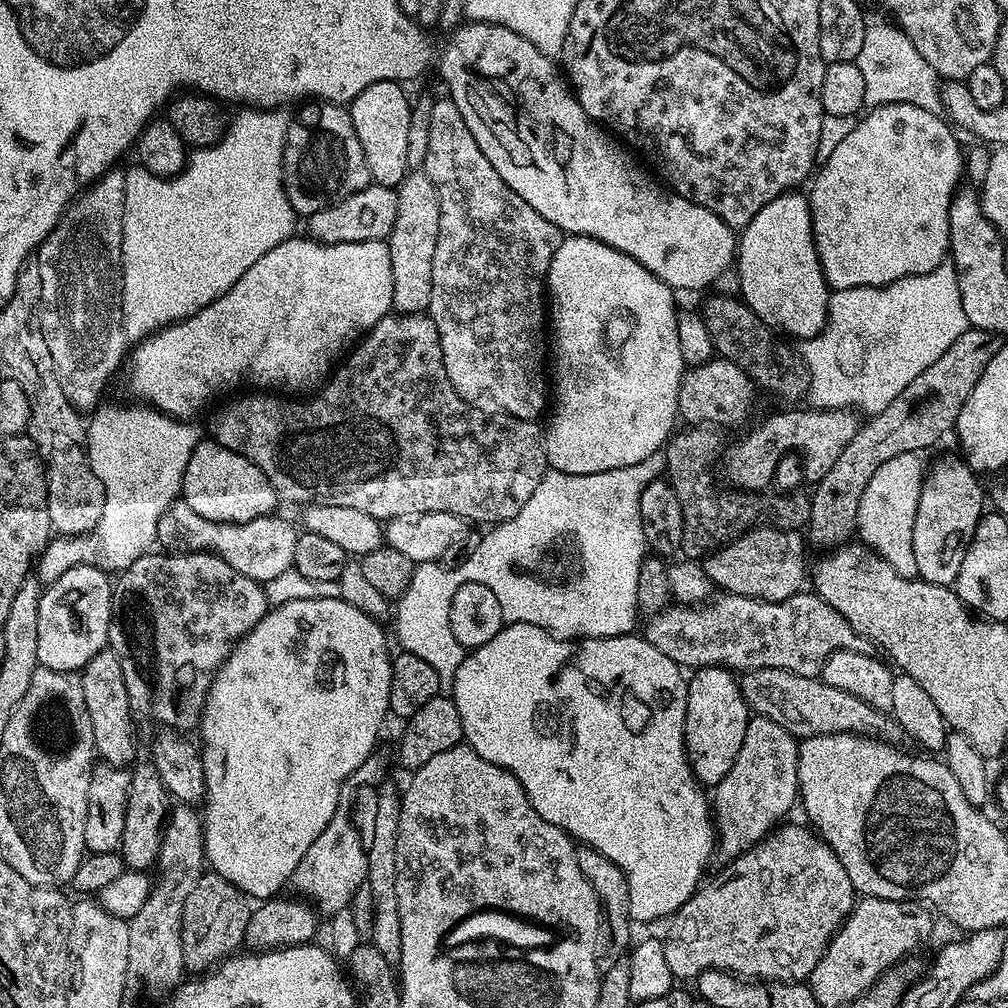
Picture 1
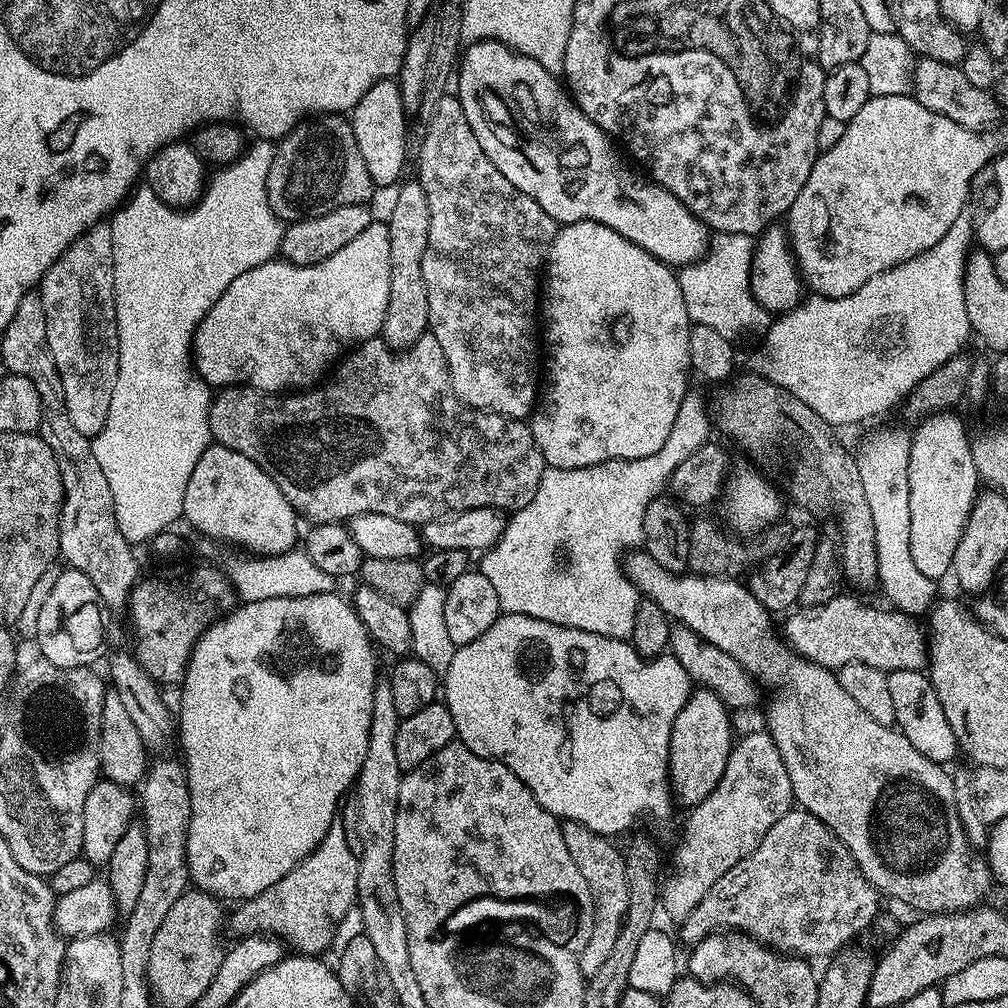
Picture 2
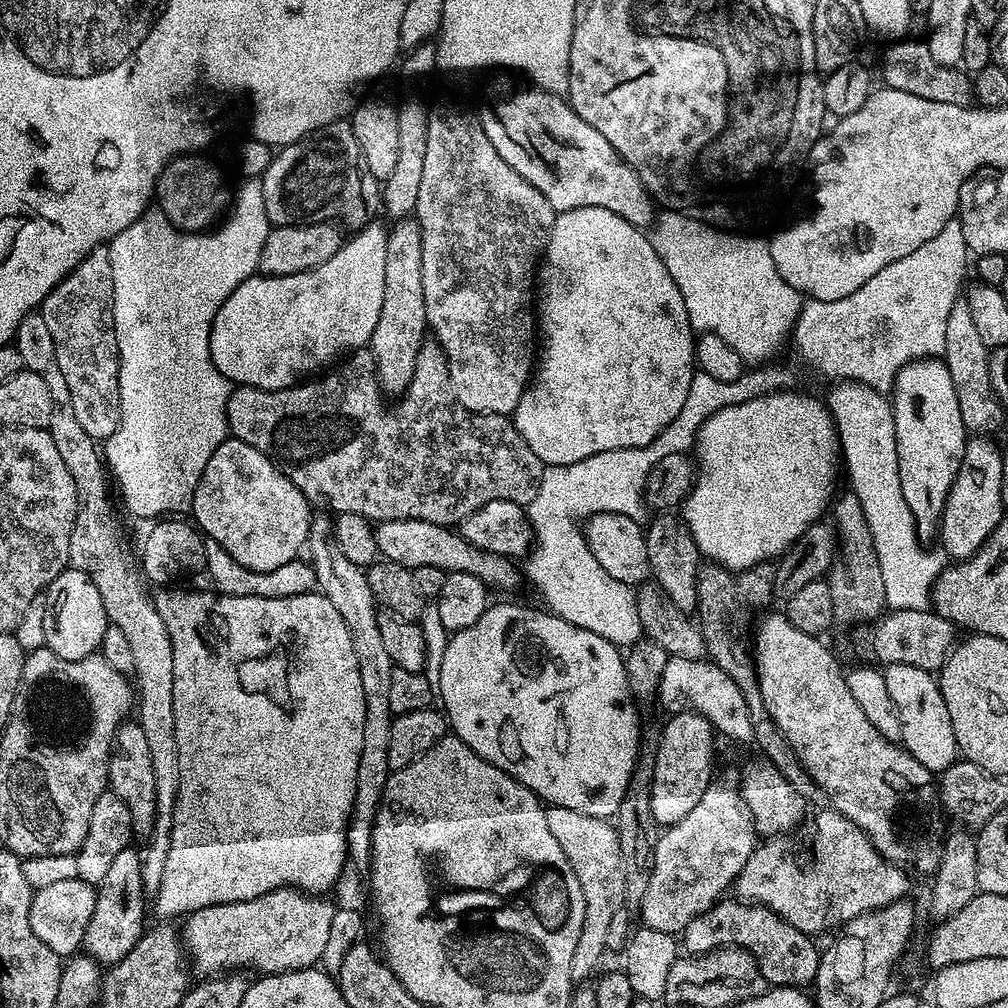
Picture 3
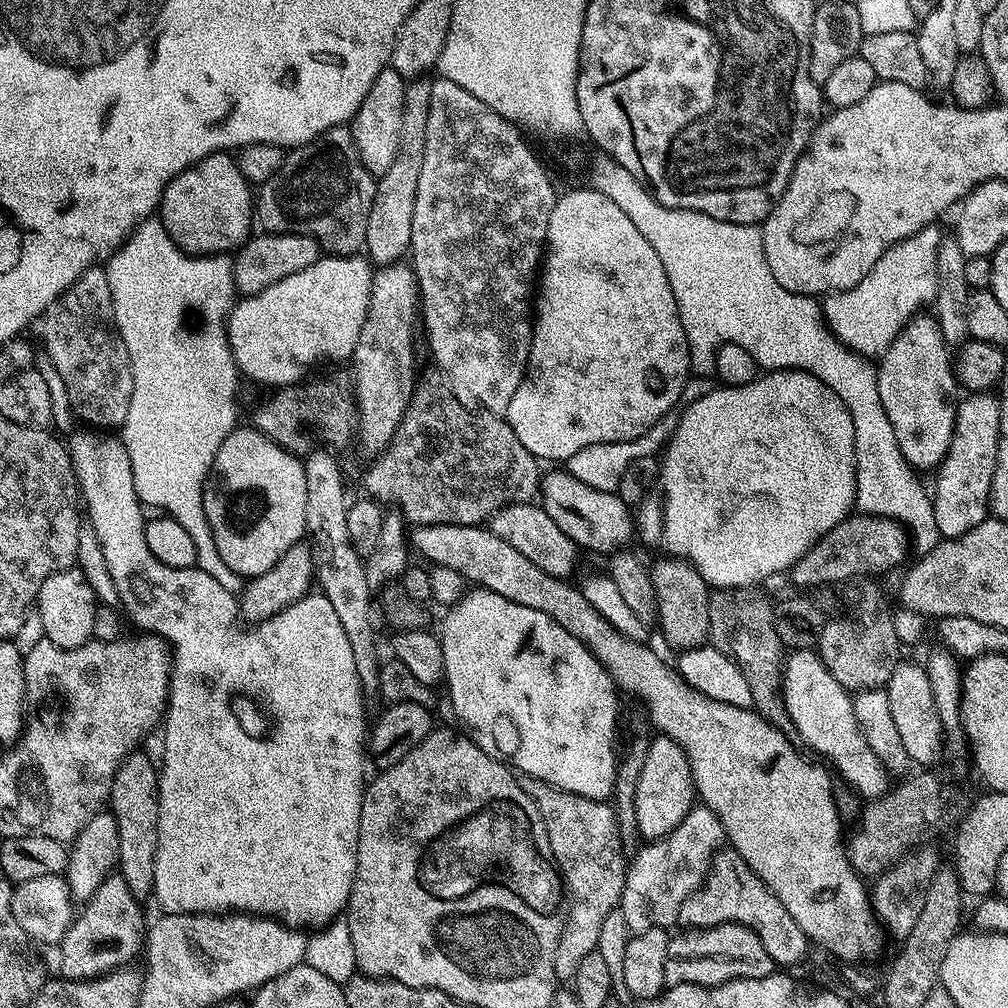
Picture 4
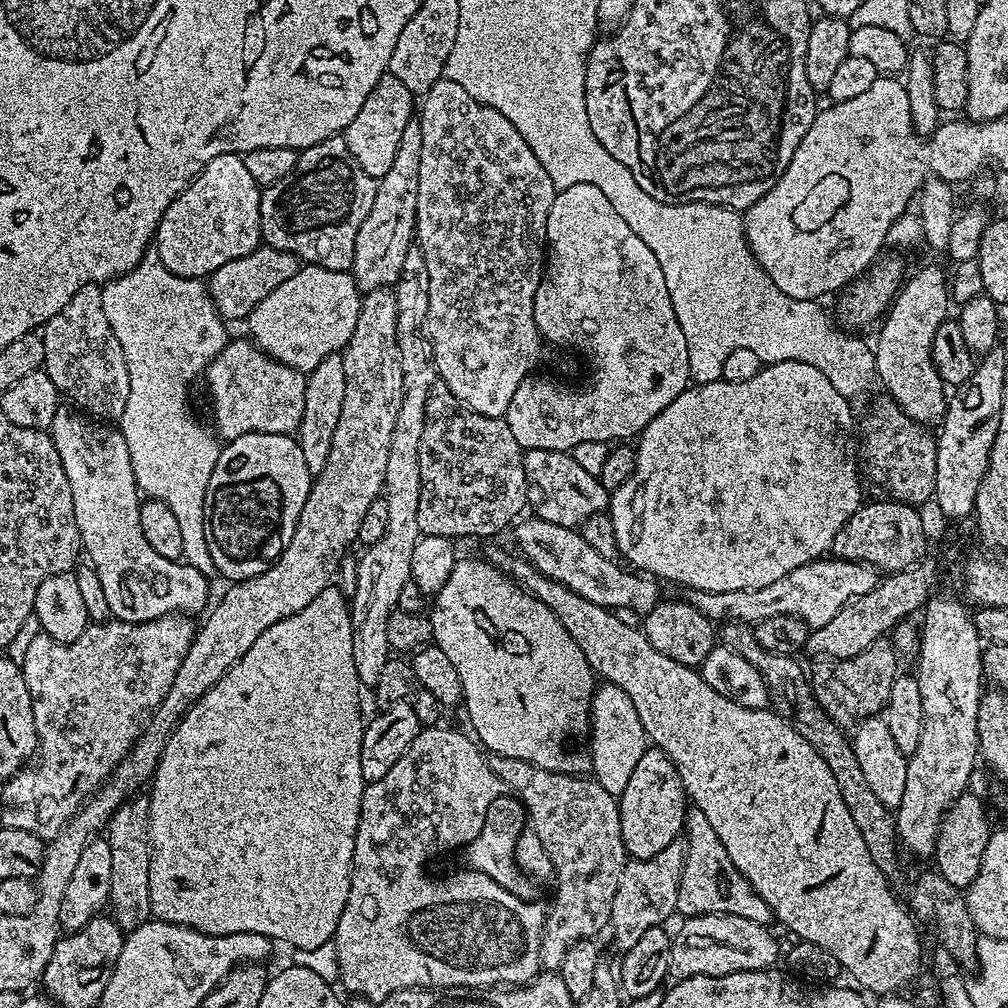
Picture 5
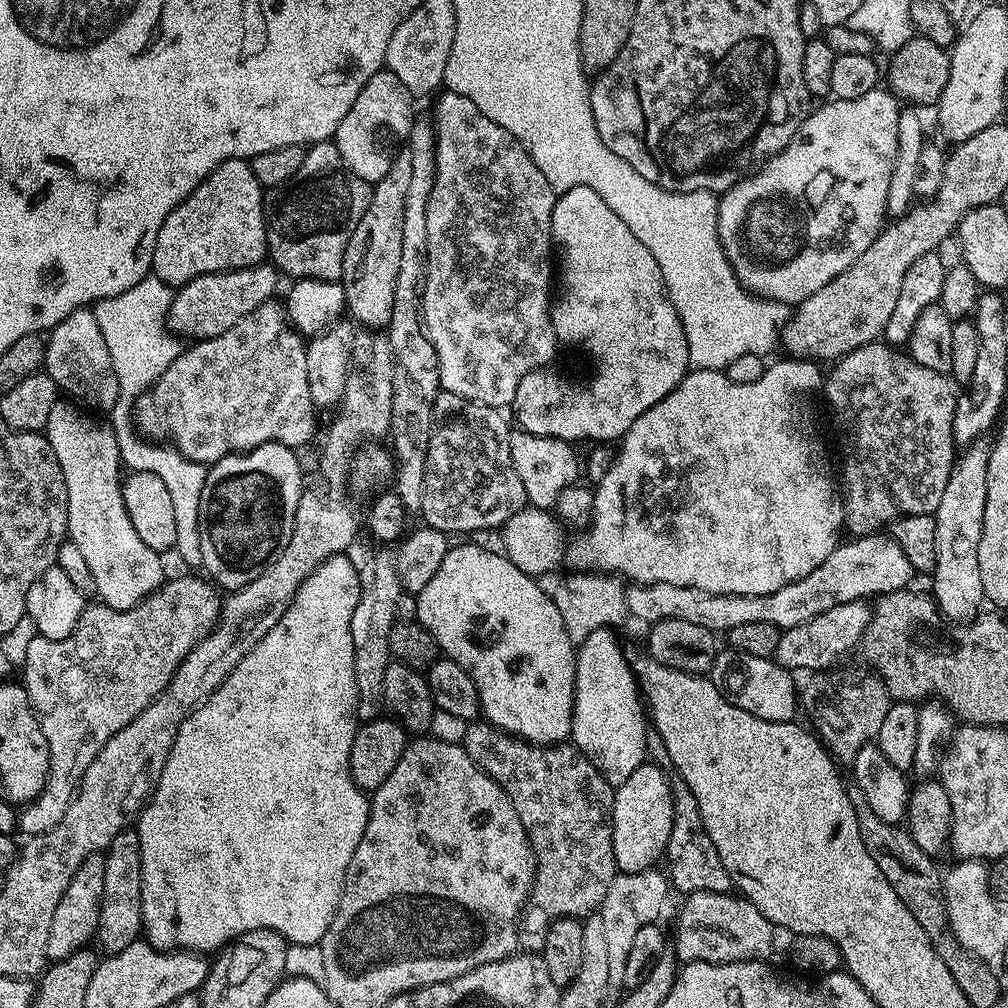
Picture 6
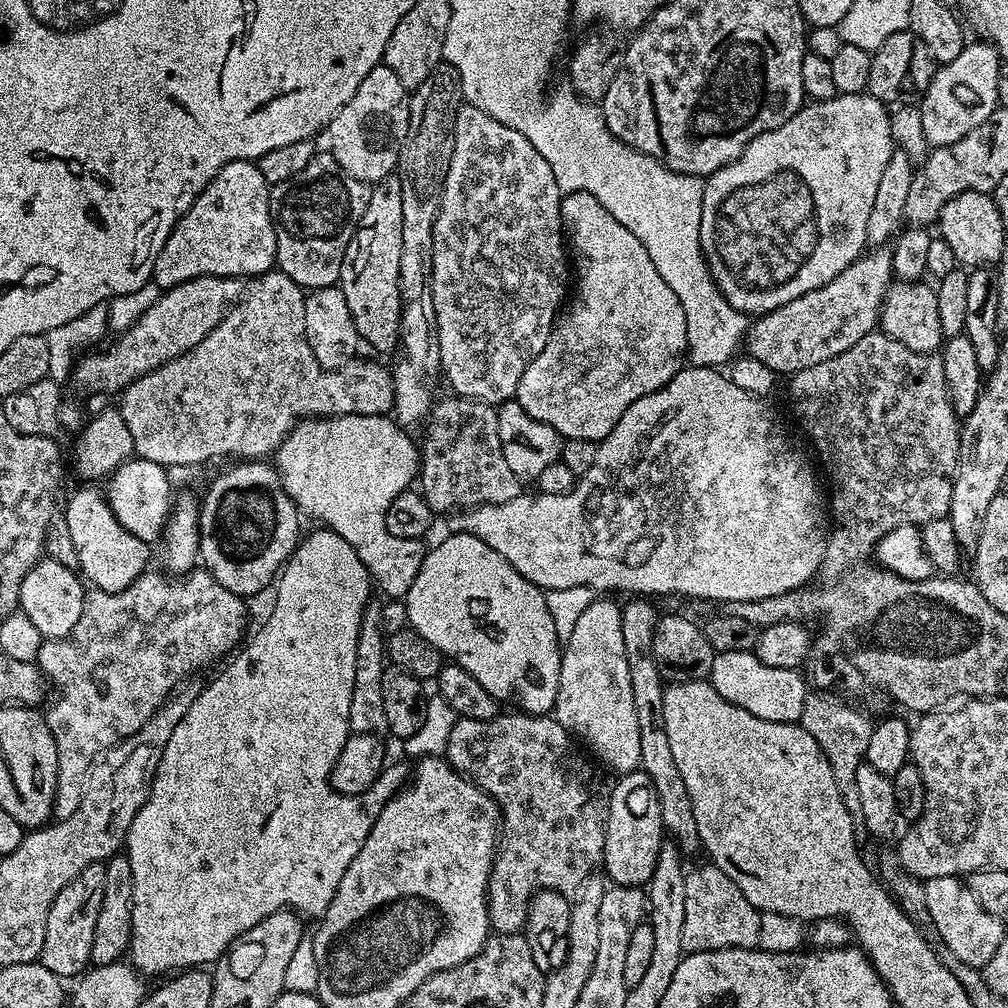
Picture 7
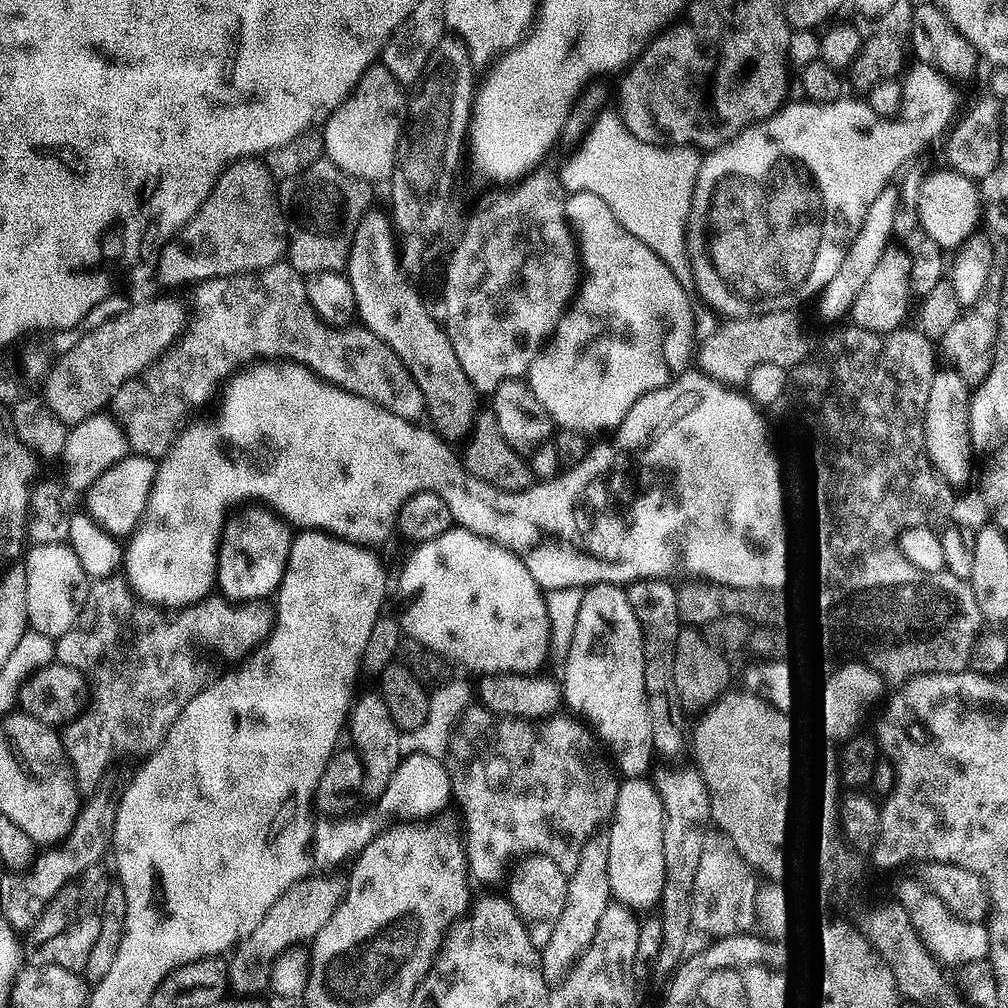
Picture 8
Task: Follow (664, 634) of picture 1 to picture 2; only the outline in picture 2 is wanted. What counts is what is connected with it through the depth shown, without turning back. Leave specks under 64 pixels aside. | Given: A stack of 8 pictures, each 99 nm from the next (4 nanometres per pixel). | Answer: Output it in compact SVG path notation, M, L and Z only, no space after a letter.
M841 594L830 598L830 602L819 604L813 608L800 606L789 611L783 617L785 620L782 636L788 647L793 648L802 658L806 658L823 668L839 670L850 662L862 662L866 666L874 666L886 673L894 670L918 672L927 669L928 638L921 621L917 617L908 615L907 612L884 608L875 608L872 604L863 604L856 596Z

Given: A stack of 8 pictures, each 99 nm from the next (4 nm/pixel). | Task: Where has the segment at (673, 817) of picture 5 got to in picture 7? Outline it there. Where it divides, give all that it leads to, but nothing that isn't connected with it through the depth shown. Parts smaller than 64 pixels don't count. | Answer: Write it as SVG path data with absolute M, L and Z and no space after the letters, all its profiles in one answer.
M643 770L625 772L617 780L620 781L611 785L602 868L613 885L640 888L647 885L649 878L658 870L660 849L666 840L662 806L658 802L654 782L650 782Z

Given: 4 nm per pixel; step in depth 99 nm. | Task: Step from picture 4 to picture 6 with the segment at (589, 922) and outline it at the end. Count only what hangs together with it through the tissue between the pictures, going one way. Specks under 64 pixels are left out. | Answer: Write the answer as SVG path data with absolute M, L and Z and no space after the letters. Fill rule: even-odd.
M486 722L469 725L462 743L471 761L488 776L494 778L502 786L510 798L511 805L518 813L519 821L526 830L536 858L536 877L532 882L530 904L542 911L532 912L523 917L520 928L519 947L533 954L543 953L544 933L554 918L583 918L595 913L606 898L606 890L610 882L618 874L614 854L612 853L612 834L602 834L602 850L600 850L600 834L590 836L570 836L576 842L568 840L552 840L556 836L556 828L564 828L564 808L572 812L576 808L576 800L584 796L580 792L580 760L584 753L573 745L536 745L510 734ZM568 800L568 804L564 804ZM536 836L552 842L536 842ZM580 840L584 844L580 844Z

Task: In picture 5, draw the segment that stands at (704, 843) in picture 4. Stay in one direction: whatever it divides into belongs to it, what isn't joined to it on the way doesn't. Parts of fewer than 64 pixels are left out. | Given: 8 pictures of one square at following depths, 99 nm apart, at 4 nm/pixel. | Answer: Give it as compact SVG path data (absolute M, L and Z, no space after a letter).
M677 842L666 846L666 850L654 854L654 858L645 860L629 859L622 870L622 878L618 878L618 894L614 894L614 906L612 907L612 919L610 932L613 932L612 940L617 944L621 953L630 950L646 930L661 927L668 915L676 912L676 899L678 898L678 882L684 865L684 845Z

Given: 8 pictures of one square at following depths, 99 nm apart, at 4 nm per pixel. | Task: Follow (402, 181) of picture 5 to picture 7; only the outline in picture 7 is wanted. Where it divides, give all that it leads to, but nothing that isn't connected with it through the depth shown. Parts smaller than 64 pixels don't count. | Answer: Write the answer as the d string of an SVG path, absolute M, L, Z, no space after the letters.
M393 174L371 185L366 210L352 235L340 271L340 288L357 327L359 339L376 352L397 351L400 342L400 263L402 262L402 186L399 175Z

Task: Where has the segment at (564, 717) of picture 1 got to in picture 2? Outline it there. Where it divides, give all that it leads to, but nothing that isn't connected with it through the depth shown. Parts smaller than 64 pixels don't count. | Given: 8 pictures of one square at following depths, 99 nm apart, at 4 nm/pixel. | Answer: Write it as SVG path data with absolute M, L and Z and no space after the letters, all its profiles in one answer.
M509 612L500 615L494 626L490 626L486 634L474 638L474 642L459 645L454 658L450 658L450 666L442 673L442 700L454 718L459 743L465 744L482 758L502 762L531 790L534 798L538 798L538 802L552 816L561 821L573 820L609 838L616 838L619 832L634 827L639 816L653 816L656 820L664 820L671 814L674 797L672 785L668 782L670 730L674 726L674 718L678 718L678 710L686 706L693 691L691 677L683 669L681 662L678 662L678 658L671 654L645 658L632 649L627 639L615 640L597 632L558 626L542 618Z

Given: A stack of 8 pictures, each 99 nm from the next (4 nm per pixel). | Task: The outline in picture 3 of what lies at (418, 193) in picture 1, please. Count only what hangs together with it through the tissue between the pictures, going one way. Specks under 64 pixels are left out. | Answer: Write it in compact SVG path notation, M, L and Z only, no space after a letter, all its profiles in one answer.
M405 218L395 221L388 234L382 314L378 314L378 326L374 326L370 341L370 351L376 363L376 378L385 393L402 394L408 389L428 331L426 298L422 298L422 230L417 220Z

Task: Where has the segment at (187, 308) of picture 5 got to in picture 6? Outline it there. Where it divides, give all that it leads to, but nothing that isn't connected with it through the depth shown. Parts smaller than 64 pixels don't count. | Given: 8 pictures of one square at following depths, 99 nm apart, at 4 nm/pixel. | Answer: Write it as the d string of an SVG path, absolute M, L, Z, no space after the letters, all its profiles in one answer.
M149 274L138 282L138 286L130 286L130 290L95 301L94 311L110 350L110 360L114 362L114 372L118 374L120 400L110 413L110 427L118 438L123 467L129 473L149 472L162 478L174 505L174 526L178 530L175 555L180 555L192 567L189 569L196 570L202 565L202 542L198 542L198 502L202 498L208 468L195 460L188 460L175 446L164 442L146 442L134 427L133 416L138 399L148 392L182 351L181 337L168 327L168 311L173 295L169 284Z

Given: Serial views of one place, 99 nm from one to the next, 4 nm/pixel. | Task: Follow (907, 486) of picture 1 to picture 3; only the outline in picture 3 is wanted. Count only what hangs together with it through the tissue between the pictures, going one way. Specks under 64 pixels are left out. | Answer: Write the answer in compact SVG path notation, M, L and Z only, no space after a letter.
M849 380L847 382L836 382L831 385L832 393L826 396L826 403L828 411L832 414L832 420L836 423L836 433L840 436L840 451L842 453L842 464L846 469L846 476L848 472L848 480L852 483L850 492L857 496L858 502L861 503L862 510L865 512L866 522L869 523L870 534L873 535L874 549L878 554L879 565L882 566L883 588L886 589L886 604L892 610L922 610L928 608L932 599L932 588L936 584L936 577L944 571L946 567L946 560L943 555L928 556L925 545L922 543L919 534L916 532L916 524L914 514L911 513L910 506L906 504L906 500L902 496L902 487L899 481L898 470L898 451L897 443L895 442L895 416L892 413L891 399L885 393L879 392L877 388L872 388L868 384L859 384L856 380Z

